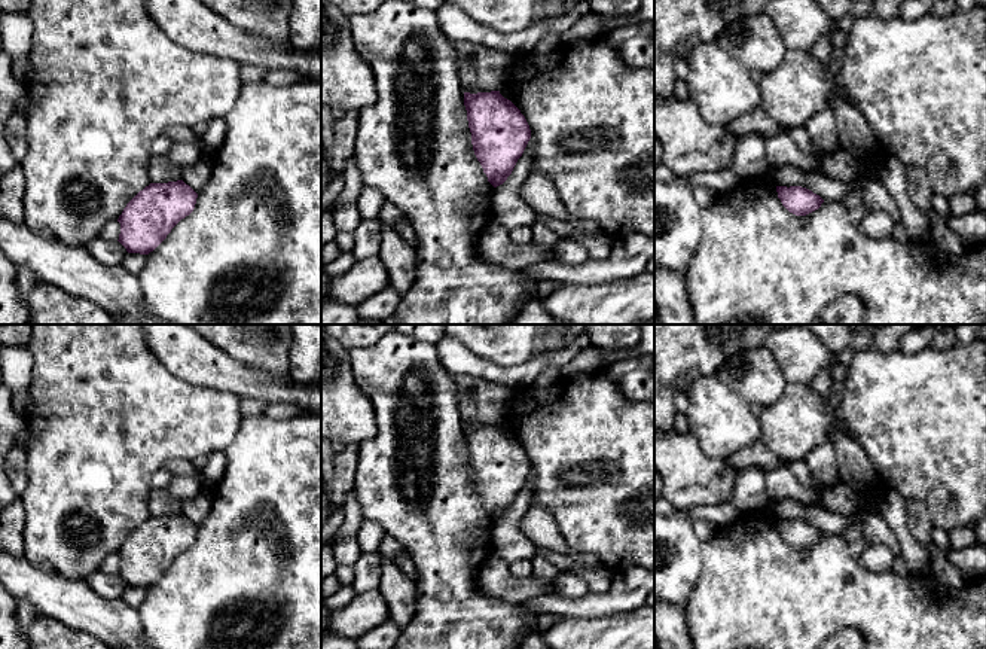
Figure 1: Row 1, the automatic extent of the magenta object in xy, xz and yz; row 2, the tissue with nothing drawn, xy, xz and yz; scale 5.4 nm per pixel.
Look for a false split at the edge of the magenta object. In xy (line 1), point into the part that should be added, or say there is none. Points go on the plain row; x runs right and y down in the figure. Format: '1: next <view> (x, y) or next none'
1: next none

